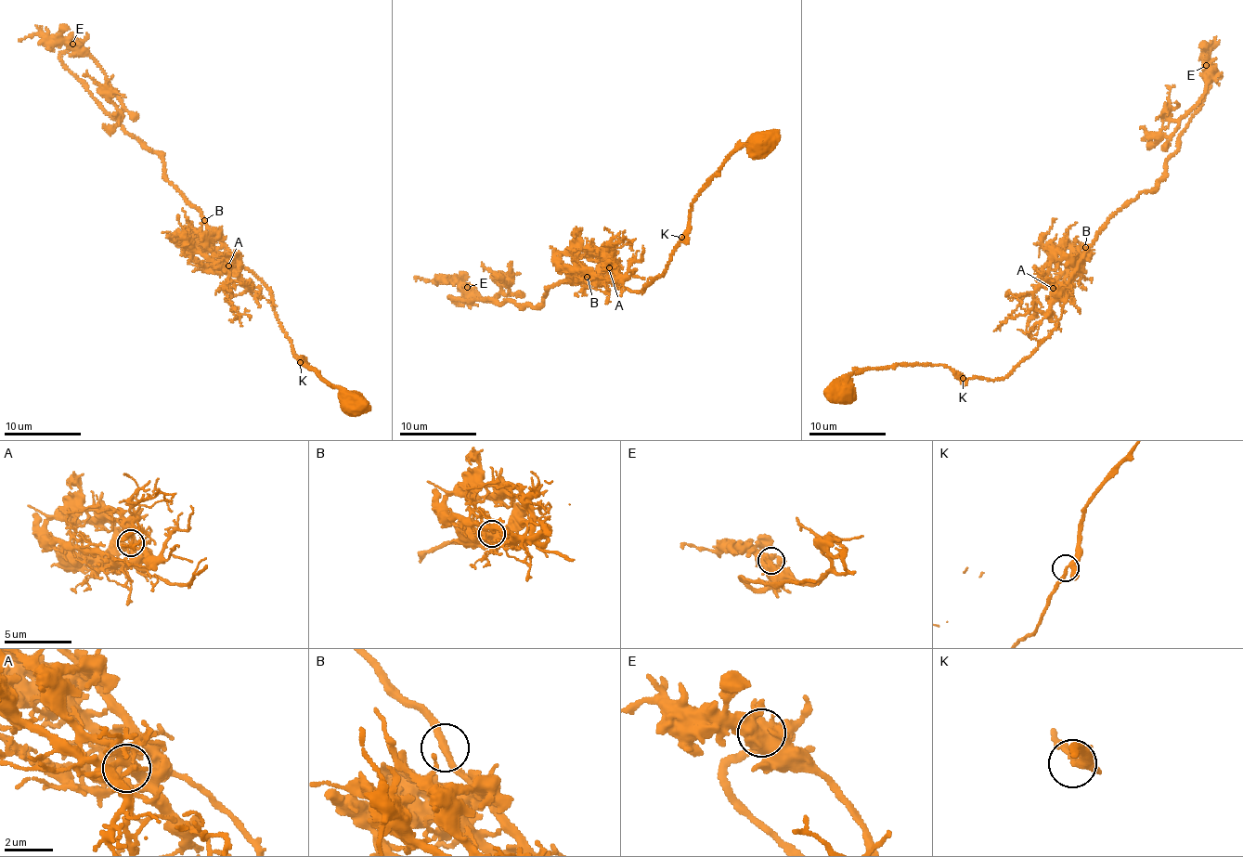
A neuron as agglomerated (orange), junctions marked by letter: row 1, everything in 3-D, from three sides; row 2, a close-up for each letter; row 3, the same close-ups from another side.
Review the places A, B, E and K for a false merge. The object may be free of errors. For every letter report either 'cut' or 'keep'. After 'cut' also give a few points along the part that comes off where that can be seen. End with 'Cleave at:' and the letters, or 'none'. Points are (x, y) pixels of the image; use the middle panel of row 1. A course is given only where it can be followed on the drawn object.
A: keep
B: keep
E: keep
K: keep
Cleave at: none

